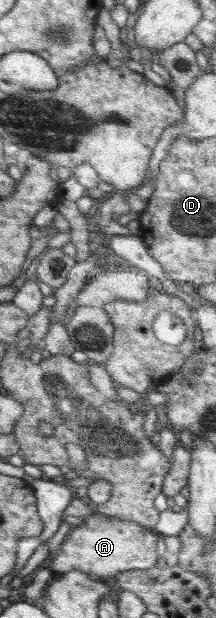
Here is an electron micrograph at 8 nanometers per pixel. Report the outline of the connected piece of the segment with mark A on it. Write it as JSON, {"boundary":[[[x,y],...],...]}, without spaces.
{"boundary":[[[94,512],[89,517],[84,517],[82,524],[62,541],[62,550],[56,556],[56,570],[52,577],[58,577],[60,571],[70,569],[84,571],[92,577],[97,575],[108,578],[125,570],[154,568],[160,558],[157,554],[157,539],[158,534],[149,527]]]}

